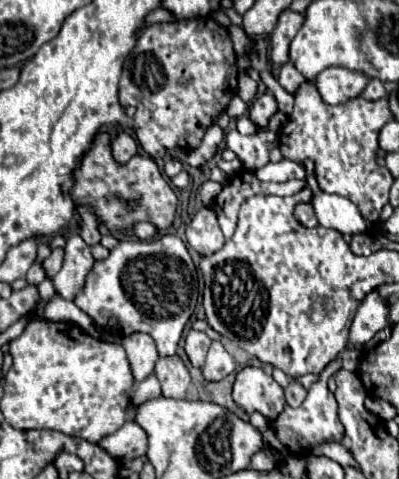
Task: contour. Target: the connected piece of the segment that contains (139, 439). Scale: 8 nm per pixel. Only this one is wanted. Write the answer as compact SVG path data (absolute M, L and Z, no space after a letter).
M125 422L115 434L109 434L97 442L115 460L135 460L147 452L147 434L137 422Z

